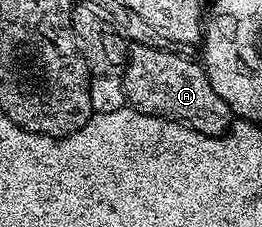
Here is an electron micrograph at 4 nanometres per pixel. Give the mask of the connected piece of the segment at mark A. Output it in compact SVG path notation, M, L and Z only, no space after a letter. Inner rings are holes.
M134 45L127 58L127 68L122 74L127 103L138 112L184 124L186 128L206 136L224 135L233 124L231 107L225 98L221 98L221 94L217 94L217 90L213 90L202 63L195 61L194 64L188 56Z

